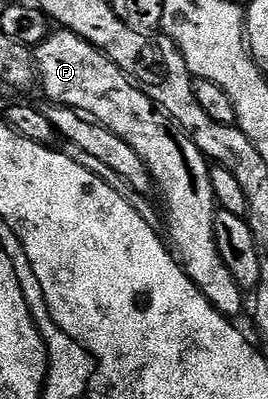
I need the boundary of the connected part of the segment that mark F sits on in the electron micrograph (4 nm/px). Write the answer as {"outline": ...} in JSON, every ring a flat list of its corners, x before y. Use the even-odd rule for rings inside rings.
{"outline":[[63,29,53,30,36,46,34,54,38,87,39,90,44,90,49,104,72,107,80,114,87,115,89,119,110,129,110,133,118,133,118,137,122,137,122,141,126,141,126,145,130,145,130,149,134,149,134,153,138,153,138,157,146,161,146,169,152,175,155,190,158,195,160,191,161,197,164,198,162,219,166,227,168,223,166,239,174,248,175,254,179,256,179,266,183,267,194,286,215,305,217,311,229,317,236,317,236,314,244,307,245,292,234,281,230,269,226,269,216,248,214,217,218,204,214,197,214,189,210,185,209,160,205,159,198,145,194,145,194,141,190,141,188,135,177,134,170,126,164,112,159,110,156,104,150,101,150,97,146,97,146,93,142,93,128,76,122,74,118,65,114,65,114,61,107,59,94,45,90,45,74,32]]}

